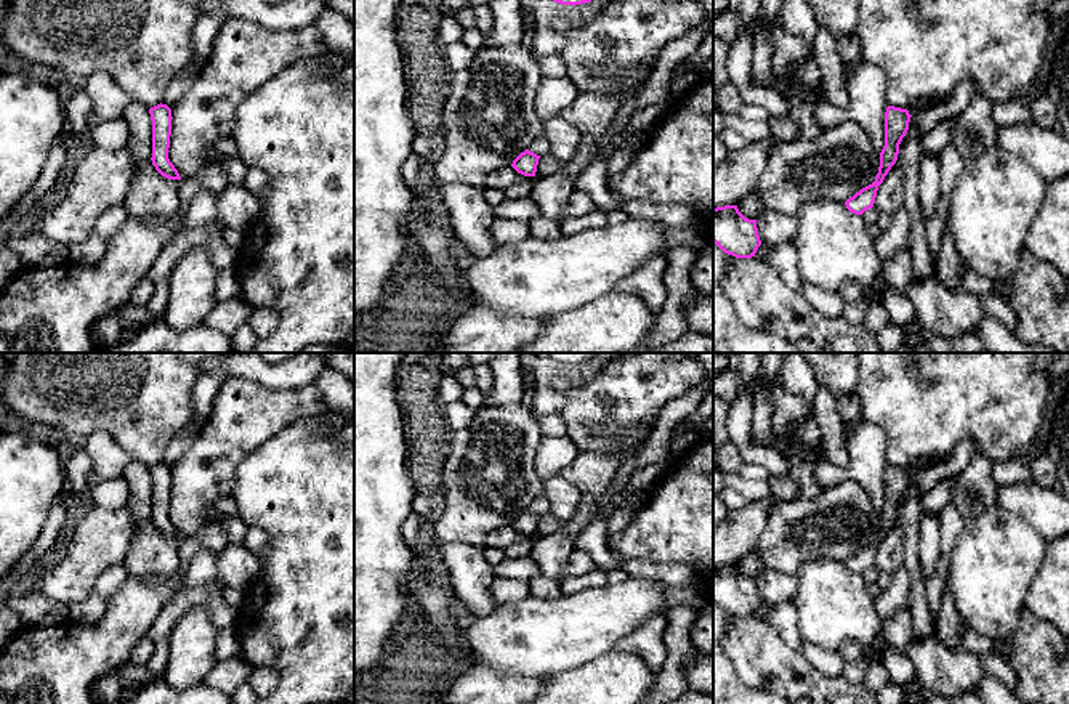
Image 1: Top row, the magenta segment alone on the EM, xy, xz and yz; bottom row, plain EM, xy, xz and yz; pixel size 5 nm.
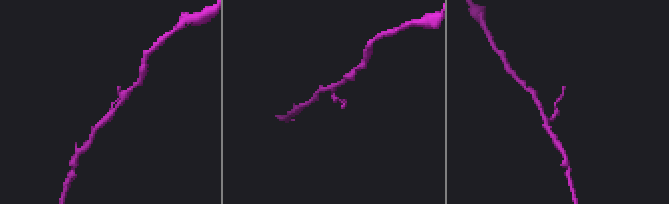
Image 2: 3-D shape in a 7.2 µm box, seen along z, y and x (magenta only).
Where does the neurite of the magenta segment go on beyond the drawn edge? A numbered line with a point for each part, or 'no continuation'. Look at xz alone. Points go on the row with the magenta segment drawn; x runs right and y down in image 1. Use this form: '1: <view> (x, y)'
no continuation

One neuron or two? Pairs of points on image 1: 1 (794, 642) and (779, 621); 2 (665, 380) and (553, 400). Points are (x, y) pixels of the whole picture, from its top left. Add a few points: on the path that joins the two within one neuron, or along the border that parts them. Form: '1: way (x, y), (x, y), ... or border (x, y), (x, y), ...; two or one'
1: way (792, 637), (784, 626); one
2: border (563, 393), (566, 403), (556, 411); two

